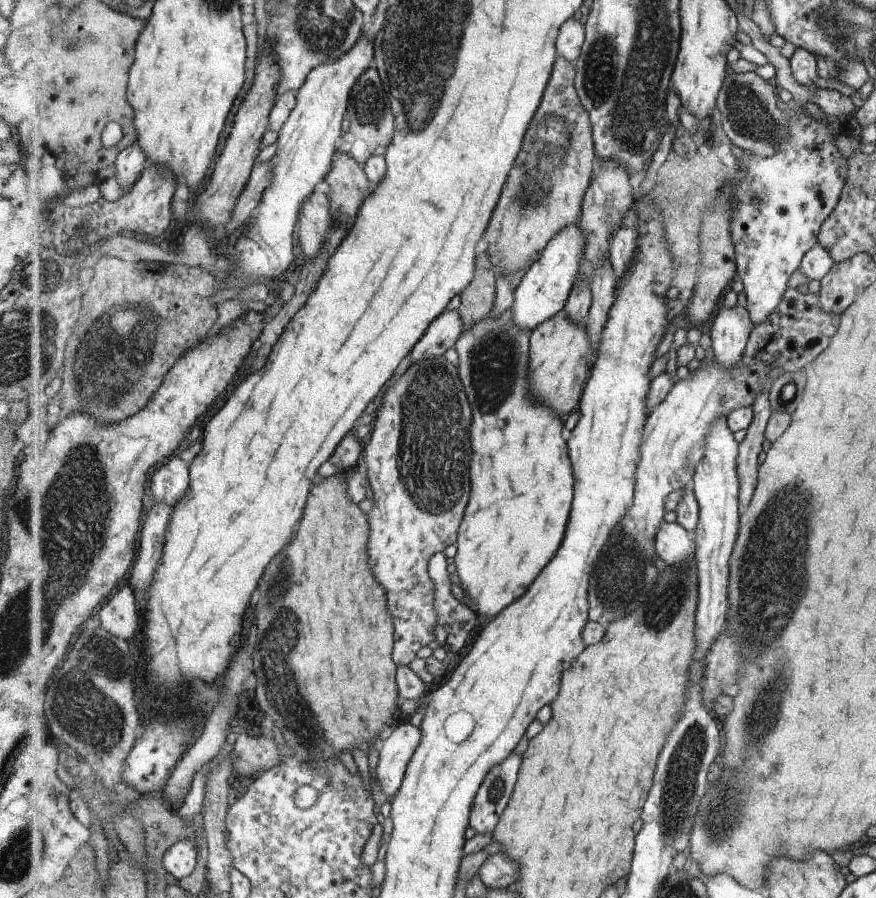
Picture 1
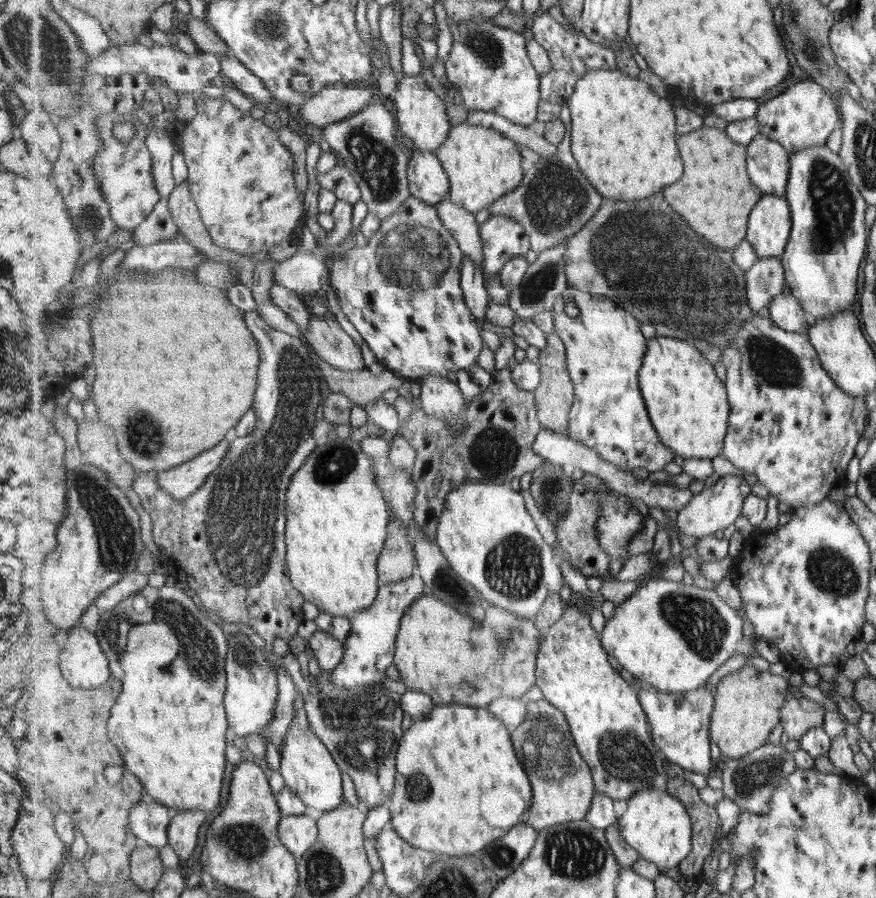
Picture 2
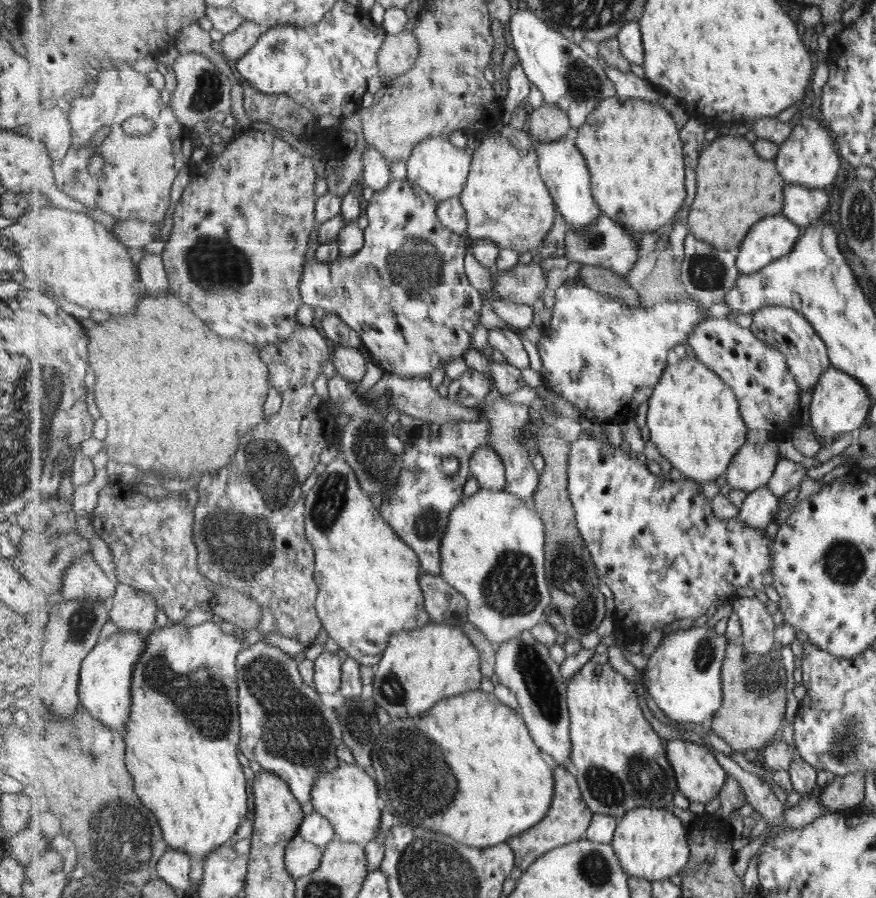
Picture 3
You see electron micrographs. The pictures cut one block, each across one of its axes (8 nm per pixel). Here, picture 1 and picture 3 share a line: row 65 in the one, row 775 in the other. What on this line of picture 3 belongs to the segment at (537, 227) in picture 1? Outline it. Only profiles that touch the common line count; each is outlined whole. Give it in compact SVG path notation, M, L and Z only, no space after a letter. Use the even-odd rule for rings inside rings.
M550 760L550 763L554 768L556 781L554 802L551 810L549 810L547 817L537 826L534 826L533 829L526 830L525 833L518 834L508 841L515 851L516 866L520 868L522 873L525 873L539 857L549 853L550 850L577 842L581 838L587 839L587 830L594 818L595 813L590 810L583 798L575 772L563 769L552 760Z

